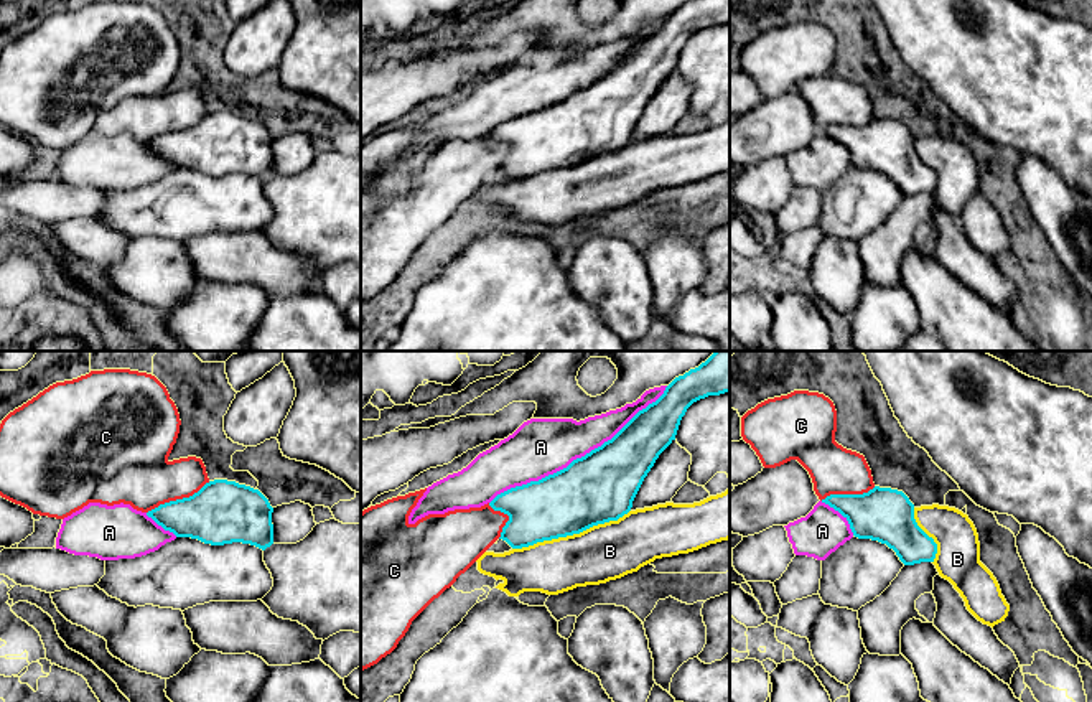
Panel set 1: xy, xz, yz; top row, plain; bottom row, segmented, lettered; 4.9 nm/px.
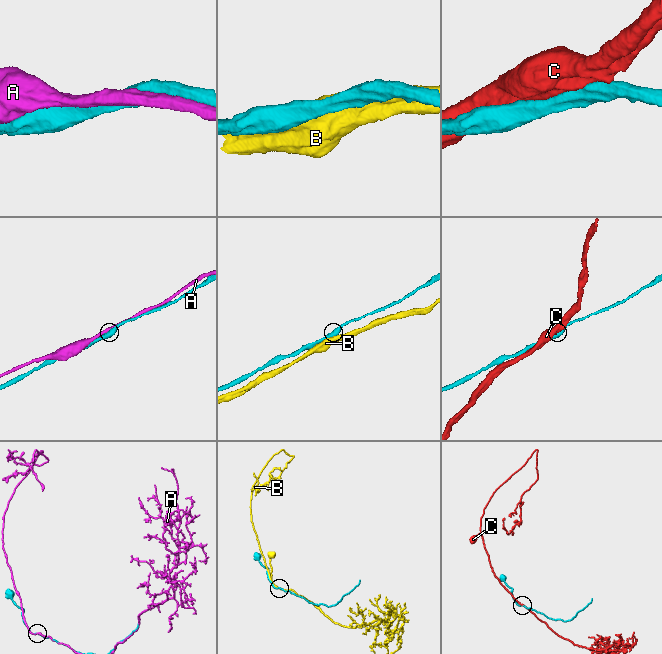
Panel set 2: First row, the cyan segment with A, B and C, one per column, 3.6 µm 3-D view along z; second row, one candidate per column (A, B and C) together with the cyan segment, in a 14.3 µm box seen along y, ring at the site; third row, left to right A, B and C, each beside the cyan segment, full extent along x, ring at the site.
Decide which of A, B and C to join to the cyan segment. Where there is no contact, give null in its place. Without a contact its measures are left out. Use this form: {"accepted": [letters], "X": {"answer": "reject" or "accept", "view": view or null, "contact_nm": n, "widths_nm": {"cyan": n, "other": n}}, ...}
{"accepted": ["A"], "A": {"answer": "accept", "view": "xz", "contact_nm": 1050, "widths_nm": {"cyan": 340, "other": 280}}, "B": {"answer": "reject", "view": "xz", "contact_nm": 600, "widths_nm": {"cyan": 340, "other": 280}}, "C": {"answer": "reject", "view": "xy", "contact_nm": 340, "widths_nm": {"cyan": 300, "other": 320}}}

